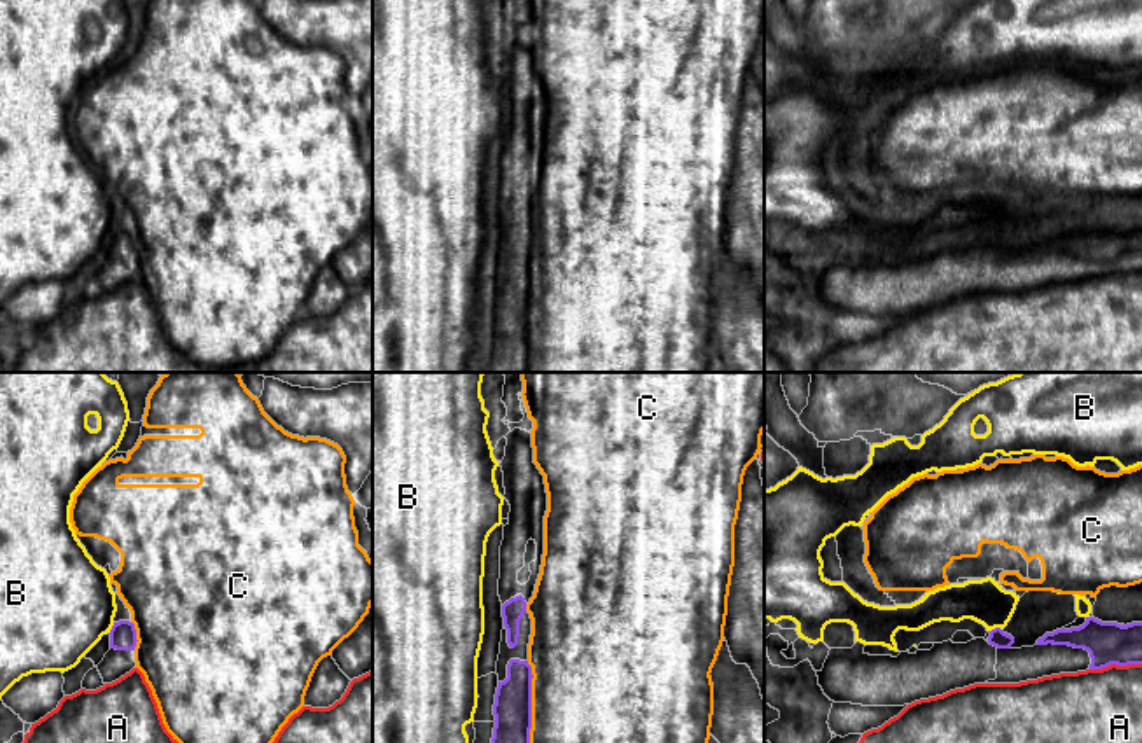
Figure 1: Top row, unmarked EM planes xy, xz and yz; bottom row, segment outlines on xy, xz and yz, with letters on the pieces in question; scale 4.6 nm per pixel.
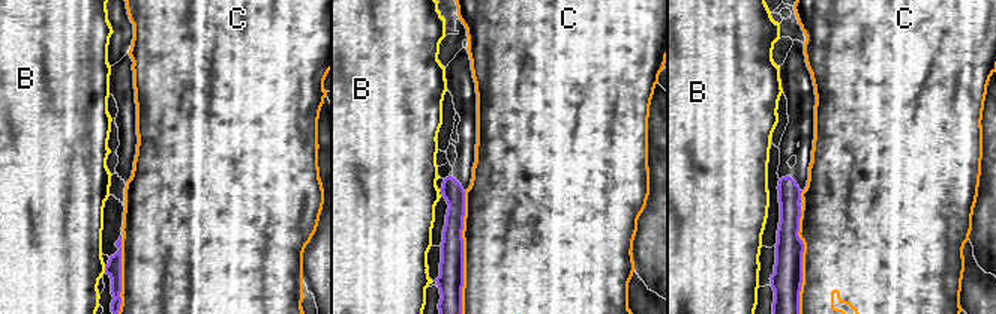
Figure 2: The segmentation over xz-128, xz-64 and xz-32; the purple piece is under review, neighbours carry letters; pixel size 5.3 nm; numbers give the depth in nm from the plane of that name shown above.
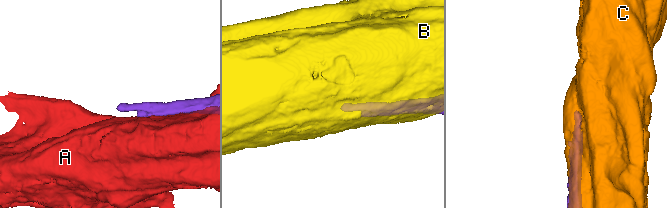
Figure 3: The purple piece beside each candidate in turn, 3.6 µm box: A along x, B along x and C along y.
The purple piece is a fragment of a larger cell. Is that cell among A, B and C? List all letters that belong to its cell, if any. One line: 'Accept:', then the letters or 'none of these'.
Accept: none of these

